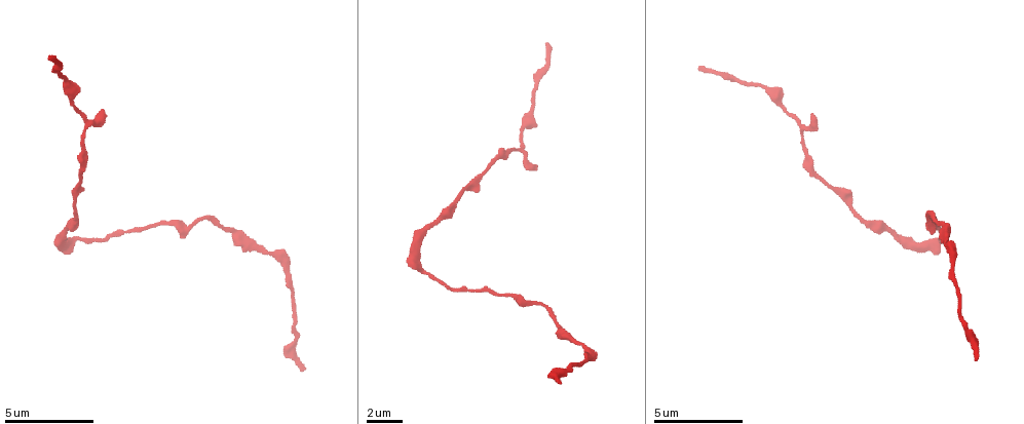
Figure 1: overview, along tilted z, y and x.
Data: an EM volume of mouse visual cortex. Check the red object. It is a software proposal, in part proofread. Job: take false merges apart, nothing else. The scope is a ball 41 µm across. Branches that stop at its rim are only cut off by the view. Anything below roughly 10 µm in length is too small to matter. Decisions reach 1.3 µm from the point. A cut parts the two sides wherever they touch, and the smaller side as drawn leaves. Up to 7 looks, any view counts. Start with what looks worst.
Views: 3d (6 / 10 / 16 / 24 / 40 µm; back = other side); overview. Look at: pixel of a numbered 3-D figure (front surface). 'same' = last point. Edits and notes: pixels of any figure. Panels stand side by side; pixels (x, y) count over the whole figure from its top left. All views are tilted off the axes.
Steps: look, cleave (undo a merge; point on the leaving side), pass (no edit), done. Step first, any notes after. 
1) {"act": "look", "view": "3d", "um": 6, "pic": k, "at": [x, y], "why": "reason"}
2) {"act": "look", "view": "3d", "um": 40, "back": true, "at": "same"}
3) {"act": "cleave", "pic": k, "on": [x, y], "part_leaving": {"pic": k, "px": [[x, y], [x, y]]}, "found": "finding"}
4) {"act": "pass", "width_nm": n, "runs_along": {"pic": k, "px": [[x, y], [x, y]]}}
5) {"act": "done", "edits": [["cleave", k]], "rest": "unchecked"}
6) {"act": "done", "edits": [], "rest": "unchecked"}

{"act": "look", "view": "3d", "um": 16, "pic": 1, "at": [84, 241]}

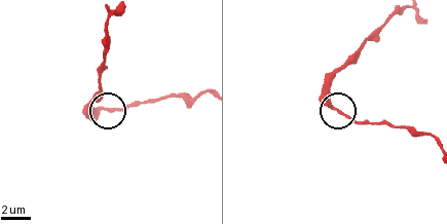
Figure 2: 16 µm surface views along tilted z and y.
{"act": "pass", "found": "all the same neuron"}

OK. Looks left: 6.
{"act": "look", "view": "3d", "um": 16, "pic": 1, "at": [287, 275], "why": "calibre changes"}

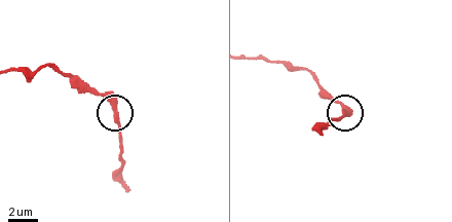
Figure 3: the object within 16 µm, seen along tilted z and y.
{"act": "pass", "width_nm": 320, "found": "one neuron here"}

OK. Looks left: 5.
{"act": "look", "view": "3d", "um": 10, "pic": 1, "at": [483, 172], "why": "a narrow waist"}

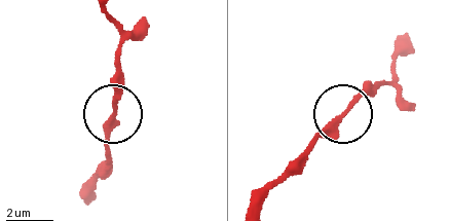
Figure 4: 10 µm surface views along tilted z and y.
{"act": "look", "view": "3d", "um": 10, "back": true, "pic": 4, "at": [113, 112], "why": "from behind"}

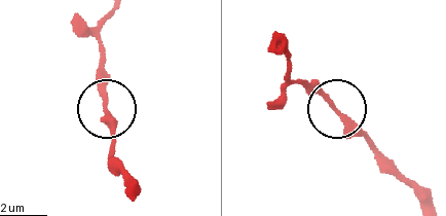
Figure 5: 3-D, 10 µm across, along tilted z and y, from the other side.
{"act": "pass", "width_nm": 210, "runs_along": {"pic": 5, "px": [[421, 203], [415, 185], [307, 84]]}, "found": "continuous, no second neuron"}

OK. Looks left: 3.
{"act": "done", "edits": [], "rest": "unchecked"}

